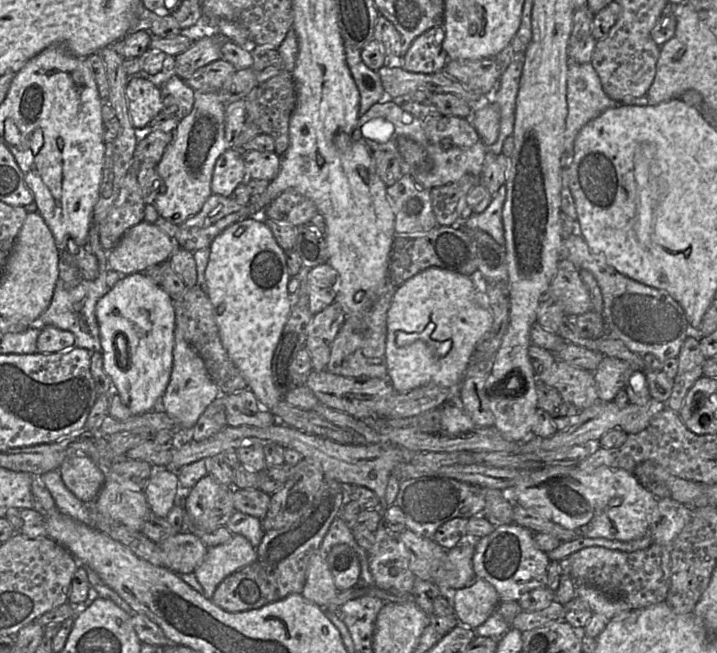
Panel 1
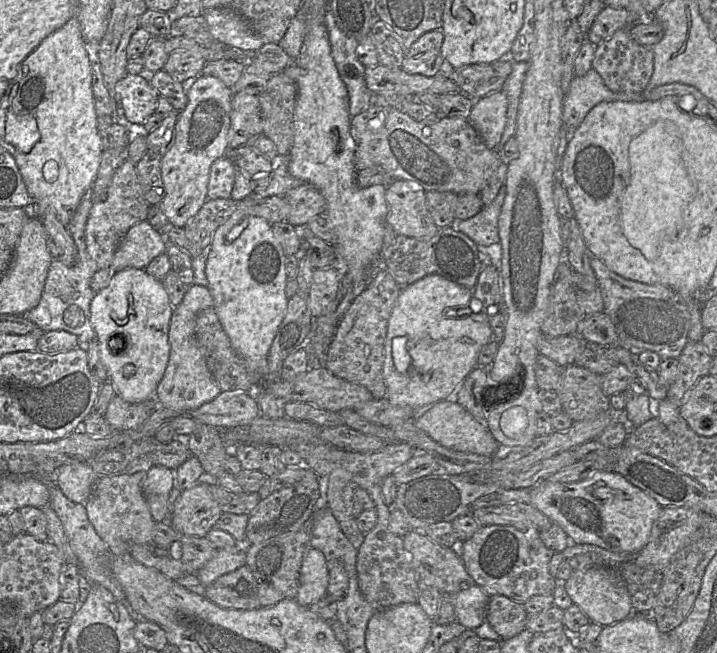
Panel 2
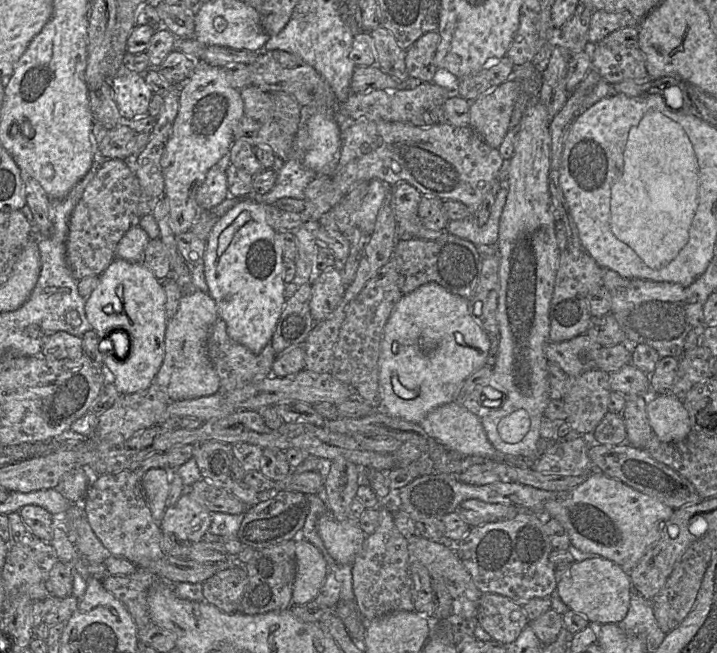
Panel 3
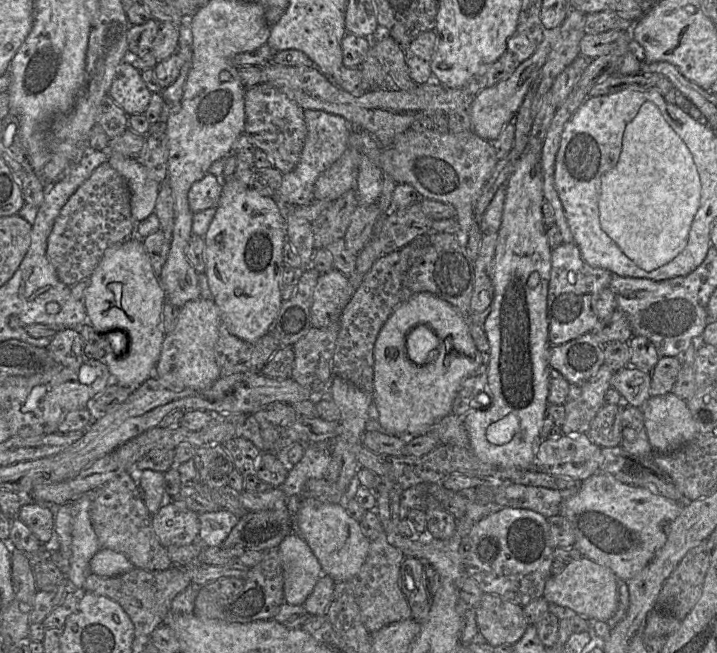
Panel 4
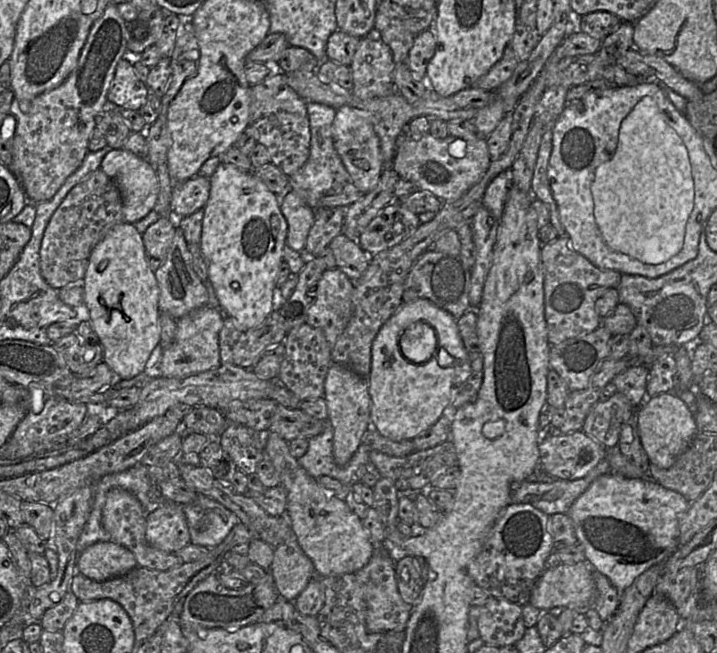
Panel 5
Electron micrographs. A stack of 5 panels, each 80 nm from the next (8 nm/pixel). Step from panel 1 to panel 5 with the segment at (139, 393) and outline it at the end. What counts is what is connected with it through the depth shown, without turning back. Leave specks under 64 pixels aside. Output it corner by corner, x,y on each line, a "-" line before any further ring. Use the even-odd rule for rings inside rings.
134,224
115,225
91,251
81,286
84,289
83,311
103,347
103,361
117,379
131,379
144,372
151,354
160,343
159,287
155,272
149,267
143,237

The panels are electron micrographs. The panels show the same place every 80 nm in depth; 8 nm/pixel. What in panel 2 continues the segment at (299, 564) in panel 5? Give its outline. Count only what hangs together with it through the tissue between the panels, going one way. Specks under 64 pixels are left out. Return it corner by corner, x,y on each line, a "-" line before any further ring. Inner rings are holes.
310,547
303,556
296,601
304,607
317,603
327,594
328,583
328,561
320,550

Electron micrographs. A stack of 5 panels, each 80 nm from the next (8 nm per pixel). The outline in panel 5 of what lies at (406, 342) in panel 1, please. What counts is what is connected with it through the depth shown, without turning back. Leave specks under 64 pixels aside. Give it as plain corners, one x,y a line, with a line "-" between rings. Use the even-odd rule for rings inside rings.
424,298
402,303
383,324
372,343
371,370
367,378
371,428
393,441
413,440
446,413
456,388
471,371
471,359
459,334
457,320
449,312
-
417,322
430,325
437,336
436,352
424,364
405,359
399,346
405,330

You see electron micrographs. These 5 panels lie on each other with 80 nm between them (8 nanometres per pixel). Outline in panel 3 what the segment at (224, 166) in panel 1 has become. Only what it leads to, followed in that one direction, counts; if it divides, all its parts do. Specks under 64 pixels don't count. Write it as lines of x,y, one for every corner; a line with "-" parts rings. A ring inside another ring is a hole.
216,164
208,170
204,182
198,188
196,202
200,209
210,210
228,196
226,170
221,170

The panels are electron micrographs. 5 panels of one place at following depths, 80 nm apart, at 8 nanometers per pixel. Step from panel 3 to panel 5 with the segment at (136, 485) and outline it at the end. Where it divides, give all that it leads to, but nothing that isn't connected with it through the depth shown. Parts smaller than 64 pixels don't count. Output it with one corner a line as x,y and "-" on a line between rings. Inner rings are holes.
116,487
108,491
102,510
102,525
110,534
111,540
129,549
135,556
138,566
166,571
183,564
175,553
169,553
150,546
146,540
147,510
138,498
122,488

